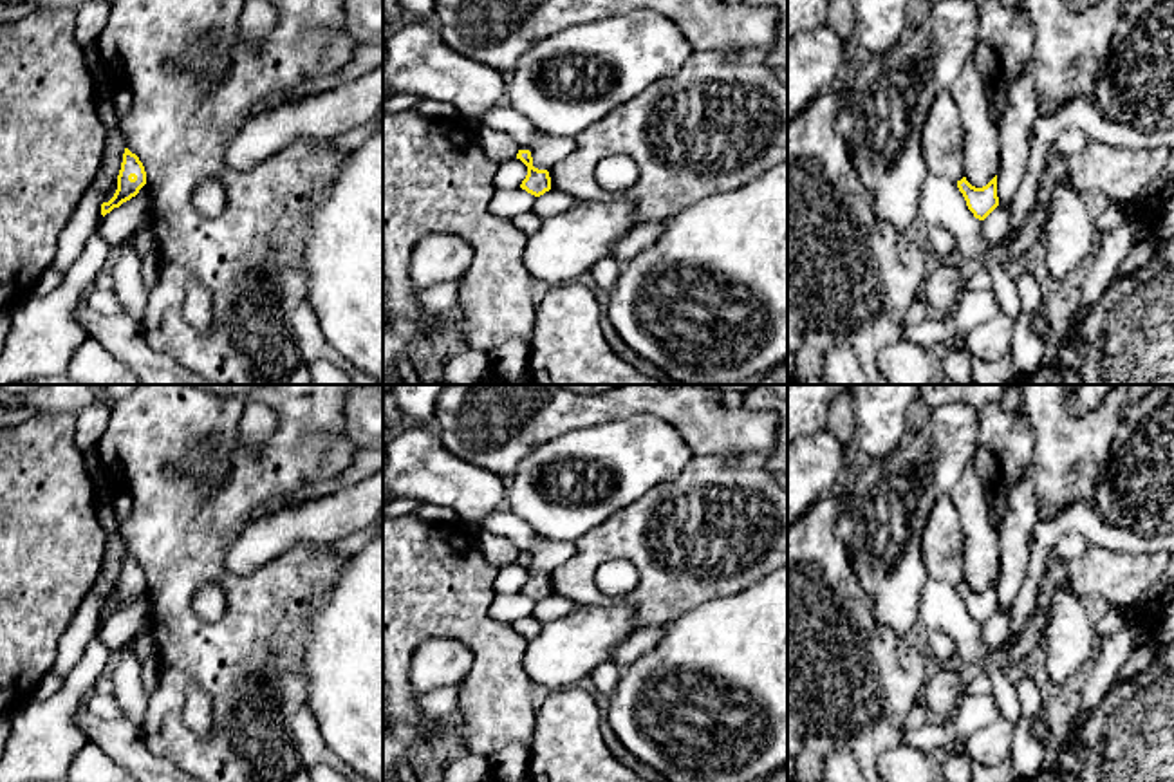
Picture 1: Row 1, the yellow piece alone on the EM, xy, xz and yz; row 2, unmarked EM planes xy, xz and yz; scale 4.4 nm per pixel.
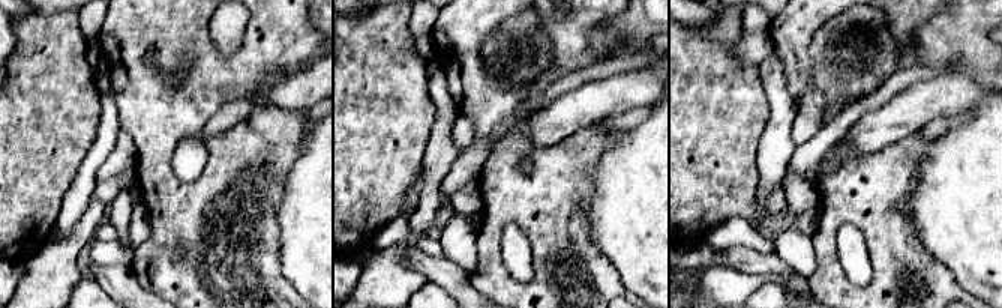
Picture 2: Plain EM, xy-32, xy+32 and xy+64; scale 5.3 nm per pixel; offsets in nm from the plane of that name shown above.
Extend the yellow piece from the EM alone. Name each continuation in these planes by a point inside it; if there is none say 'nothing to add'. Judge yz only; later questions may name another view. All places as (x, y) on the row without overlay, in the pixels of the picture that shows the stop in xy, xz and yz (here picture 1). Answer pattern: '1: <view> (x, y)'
nothing to add

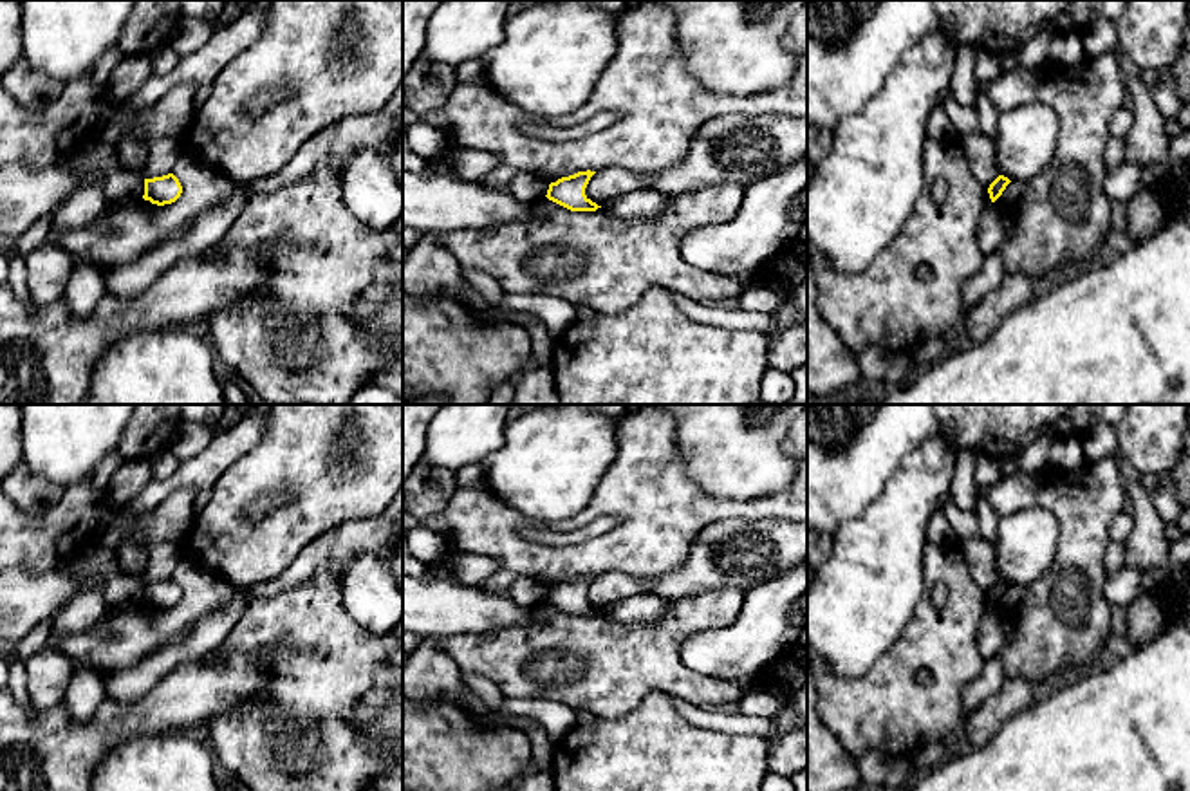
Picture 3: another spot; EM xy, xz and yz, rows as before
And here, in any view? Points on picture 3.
nothing to add

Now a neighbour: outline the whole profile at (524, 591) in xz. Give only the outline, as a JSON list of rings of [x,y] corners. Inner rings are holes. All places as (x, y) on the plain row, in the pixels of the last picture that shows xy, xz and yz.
[[[520,576],[506,594],[518,605],[536,605],[547,600],[549,589],[538,578]]]

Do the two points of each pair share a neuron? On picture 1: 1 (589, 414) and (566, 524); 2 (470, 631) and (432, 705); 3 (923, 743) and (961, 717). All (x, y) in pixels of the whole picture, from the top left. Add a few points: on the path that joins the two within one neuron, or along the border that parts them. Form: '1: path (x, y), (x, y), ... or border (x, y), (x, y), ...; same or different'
1: border (629, 416), (573, 428), (548, 443); different
2: border (457, 687), (459, 708); different
3: path (932, 739), (940, 739), (952, 726); same

